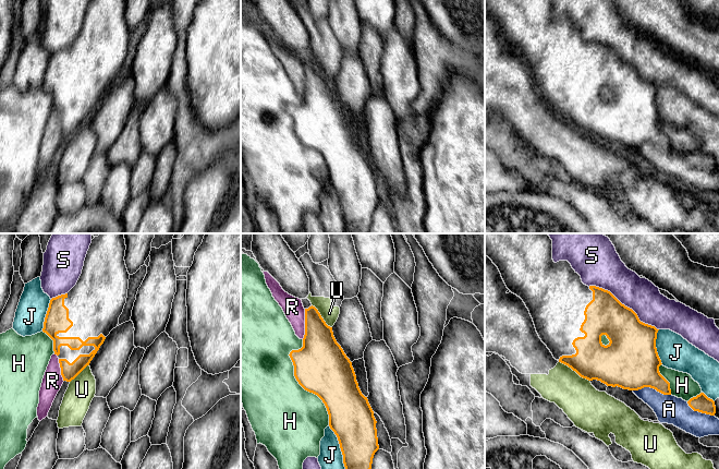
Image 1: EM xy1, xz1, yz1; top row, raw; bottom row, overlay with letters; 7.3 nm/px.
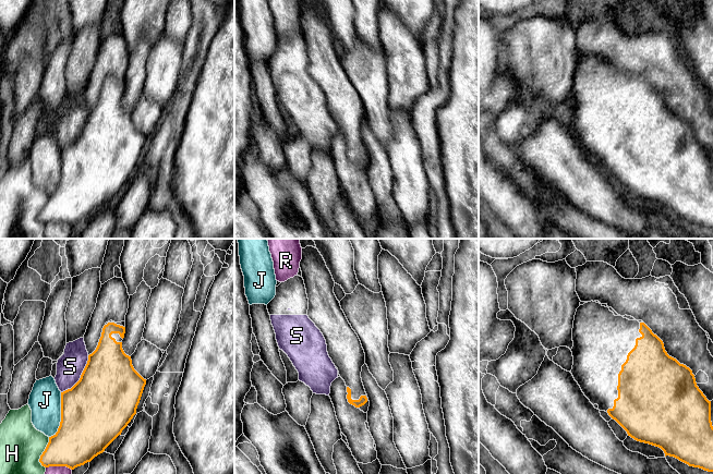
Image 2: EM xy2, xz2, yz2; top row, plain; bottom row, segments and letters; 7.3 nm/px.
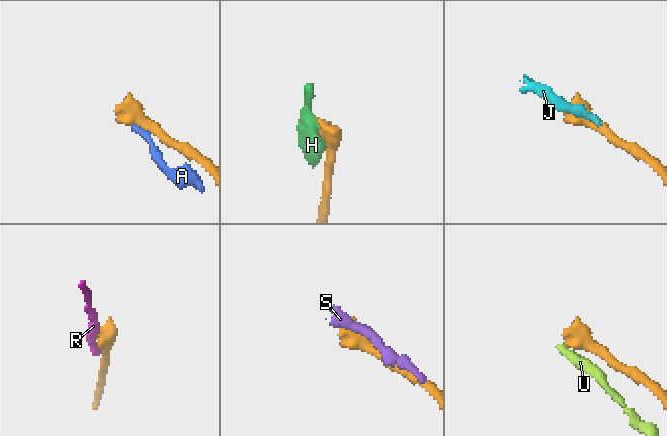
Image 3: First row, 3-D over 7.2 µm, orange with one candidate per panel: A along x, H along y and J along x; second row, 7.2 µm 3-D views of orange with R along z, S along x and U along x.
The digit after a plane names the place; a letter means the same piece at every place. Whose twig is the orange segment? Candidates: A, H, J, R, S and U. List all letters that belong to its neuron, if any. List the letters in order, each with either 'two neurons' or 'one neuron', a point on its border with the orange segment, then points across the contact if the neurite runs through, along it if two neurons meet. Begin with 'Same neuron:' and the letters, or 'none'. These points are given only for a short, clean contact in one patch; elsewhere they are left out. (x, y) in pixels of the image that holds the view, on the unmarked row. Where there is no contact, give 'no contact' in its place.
Same neuron: none
A: two neurons; meets orange in yz1 at (652, 143)
H: two neurons; meets orange in xz1 at (297, 136)
J: two neurons; meets orange in xz1 at (341, 205)
R: two neurons; meets orange in xz1 at (305, 80)
S: two neurons; meets orange in yz1 at (623, 60)
U: two neurons; meets orange in yz1 at (574, 125); border along yz1 (559, 117), (589, 136)

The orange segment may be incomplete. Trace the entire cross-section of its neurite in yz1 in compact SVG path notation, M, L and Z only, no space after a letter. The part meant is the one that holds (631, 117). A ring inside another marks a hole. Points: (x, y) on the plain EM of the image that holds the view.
M485 0L485 11L498 23L507 44L523 56L539 94L556 116L588 136L597 135L607 142L629 146L650 143L671 151L670 139L659 128L662 120L656 104L659 85L641 77L637 70L610 47L584 40L568 16L555 19L552 0Z

